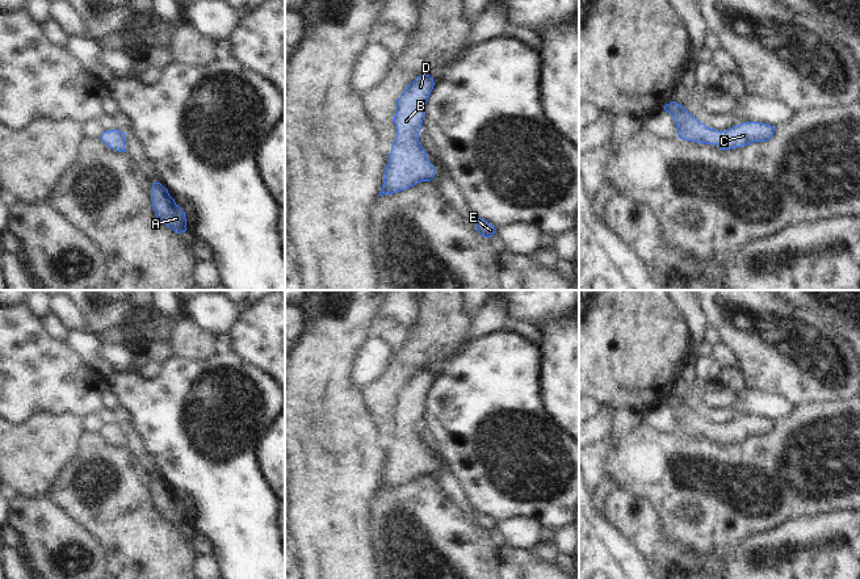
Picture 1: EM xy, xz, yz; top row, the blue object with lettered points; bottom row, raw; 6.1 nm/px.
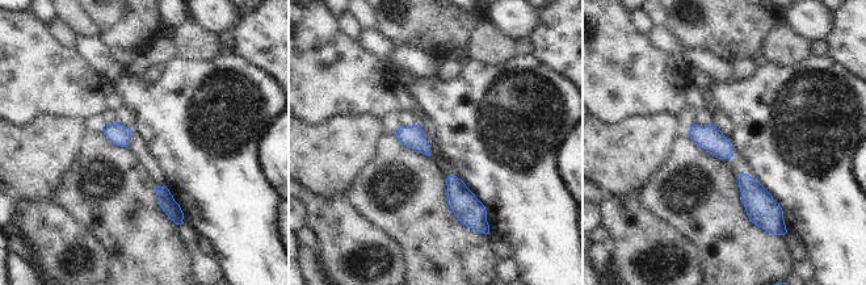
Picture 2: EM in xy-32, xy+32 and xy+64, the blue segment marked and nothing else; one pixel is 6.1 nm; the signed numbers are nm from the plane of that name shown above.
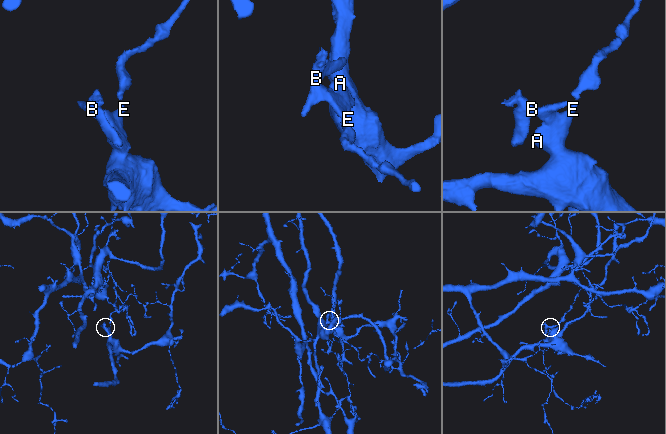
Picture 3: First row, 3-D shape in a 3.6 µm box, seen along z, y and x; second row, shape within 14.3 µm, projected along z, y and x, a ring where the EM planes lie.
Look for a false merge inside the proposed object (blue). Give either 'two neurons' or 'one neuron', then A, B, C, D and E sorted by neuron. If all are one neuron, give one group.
one neuron; groups A B C D E

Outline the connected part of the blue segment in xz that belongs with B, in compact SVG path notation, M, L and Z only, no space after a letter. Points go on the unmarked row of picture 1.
M420 369L398 393L394 410L398 429L391 440L378 490L397 487L435 471L435 461L419 436L425 398L433 379L435 375L429 369Z

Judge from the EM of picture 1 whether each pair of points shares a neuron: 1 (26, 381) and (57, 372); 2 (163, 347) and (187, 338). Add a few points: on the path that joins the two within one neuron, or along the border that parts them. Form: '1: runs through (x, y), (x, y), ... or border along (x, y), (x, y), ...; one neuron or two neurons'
1: runs through (34, 374), (49, 374); one neuron
2: border along (167, 342), (172, 355); two neurons

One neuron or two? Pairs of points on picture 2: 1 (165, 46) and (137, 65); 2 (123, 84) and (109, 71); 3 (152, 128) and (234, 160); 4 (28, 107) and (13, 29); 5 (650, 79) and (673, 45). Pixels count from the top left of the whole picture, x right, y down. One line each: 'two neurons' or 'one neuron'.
1: one neuron
2: two neurons
3: one neuron
4: one neuron
5: two neurons

